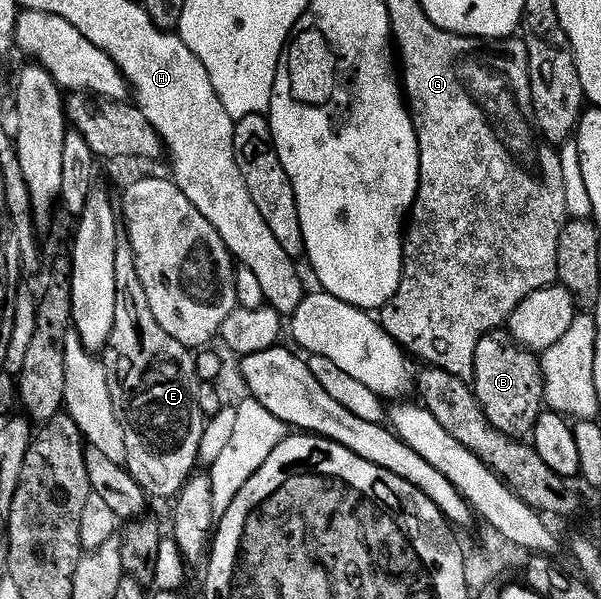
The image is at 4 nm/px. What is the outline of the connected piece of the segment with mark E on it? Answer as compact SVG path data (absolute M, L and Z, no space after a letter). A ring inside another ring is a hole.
M123 230L118 231L116 236L114 269L115 311L111 332L103 347L103 361L108 374L107 386L112 406L123 428L123 465L130 476L145 489L146 495L172 499L181 491L182 484L194 473L199 462L198 448L207 418L200 411L198 402L201 375L197 372L192 349L165 332L152 315L147 292L144 291L138 269L135 268L134 250L129 235Z

